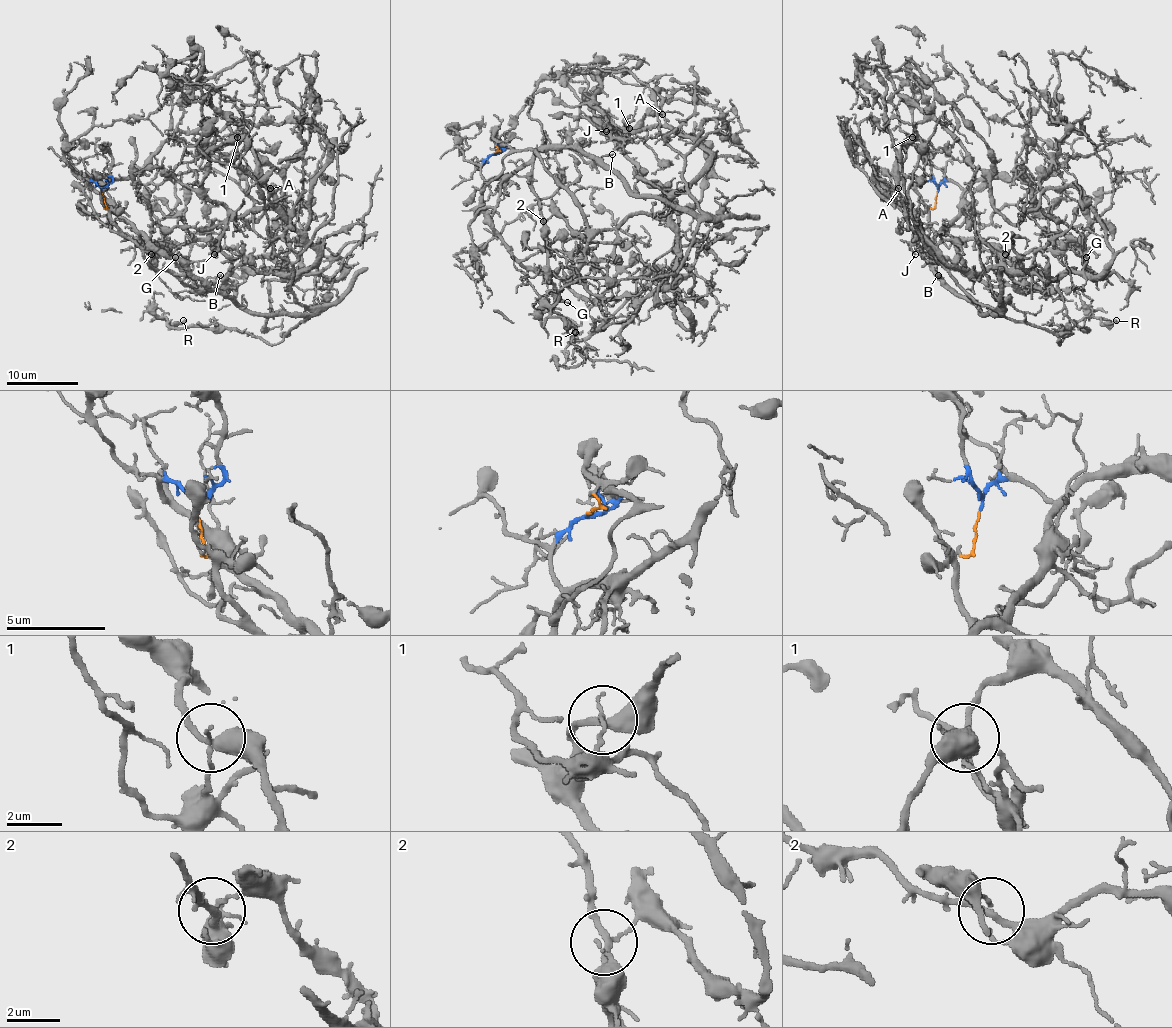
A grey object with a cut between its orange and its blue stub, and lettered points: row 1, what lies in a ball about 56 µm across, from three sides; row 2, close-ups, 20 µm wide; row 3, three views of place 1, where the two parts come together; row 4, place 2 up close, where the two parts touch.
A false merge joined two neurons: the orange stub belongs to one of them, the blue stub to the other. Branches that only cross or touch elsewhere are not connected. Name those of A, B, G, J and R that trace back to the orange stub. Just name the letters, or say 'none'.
A, J

